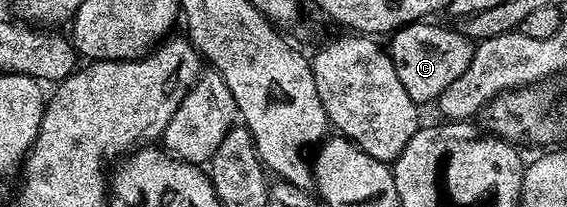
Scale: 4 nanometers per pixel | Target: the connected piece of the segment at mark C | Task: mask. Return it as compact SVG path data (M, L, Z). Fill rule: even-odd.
M428 20L413 22L410 26L402 26L391 35L392 43L386 46L388 54L394 64L394 72L398 72L398 80L402 80L402 88L406 88L410 100L418 104L424 102L435 103L440 94L466 68L470 68L470 60L474 49L473 39L460 33L459 29L447 30L444 26L431 26Z

